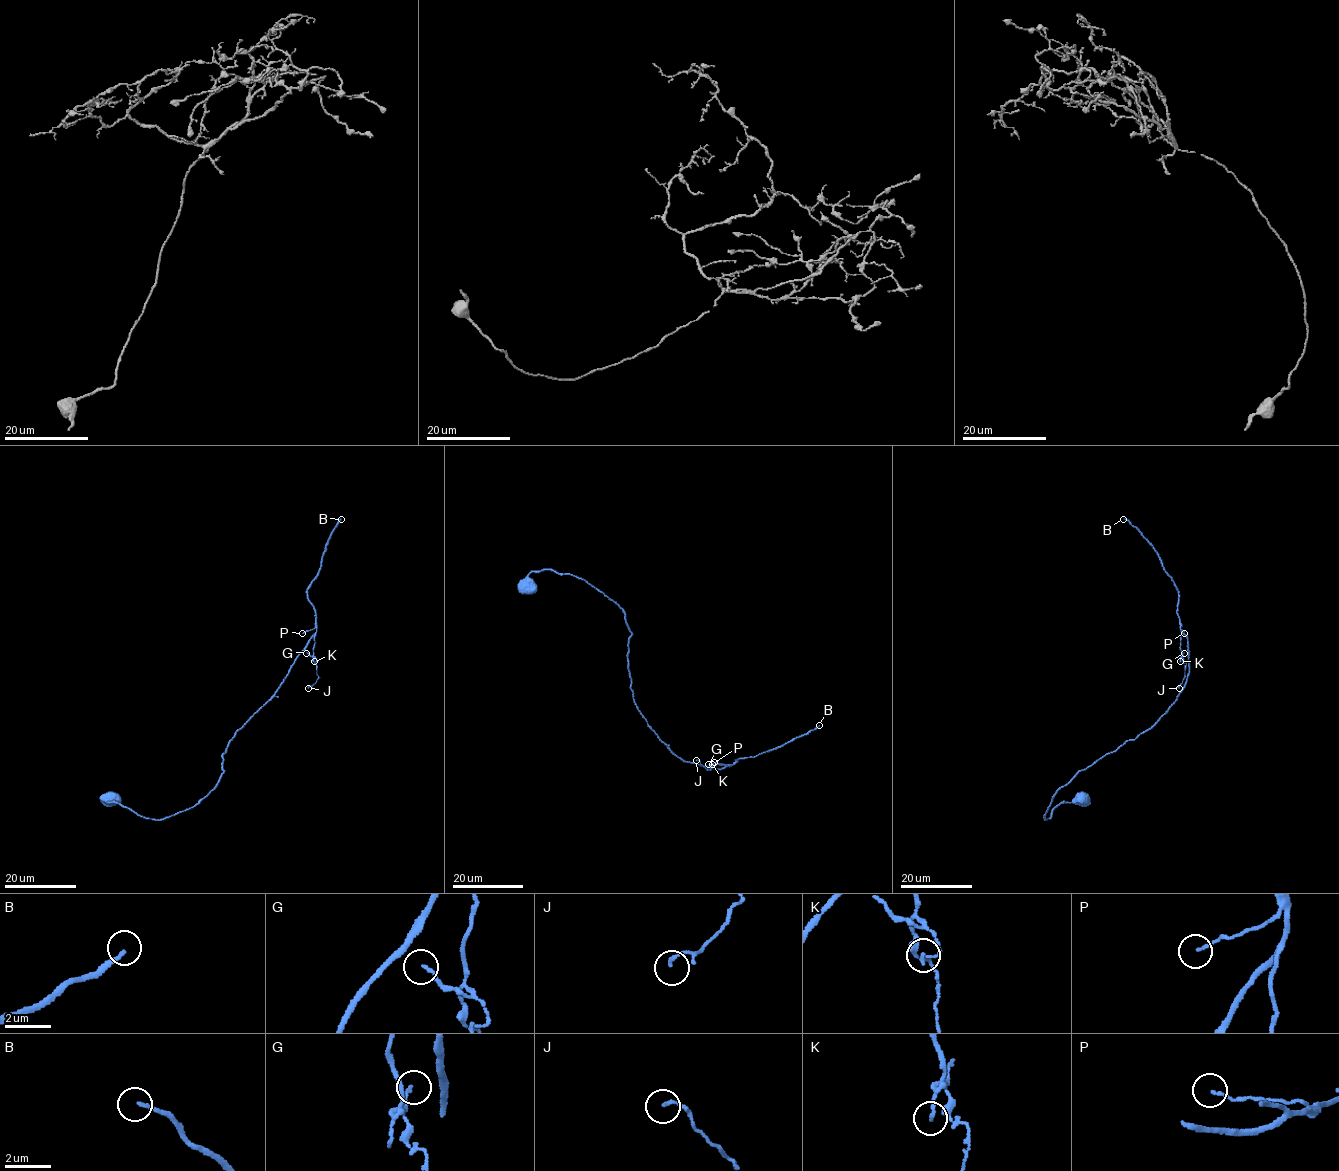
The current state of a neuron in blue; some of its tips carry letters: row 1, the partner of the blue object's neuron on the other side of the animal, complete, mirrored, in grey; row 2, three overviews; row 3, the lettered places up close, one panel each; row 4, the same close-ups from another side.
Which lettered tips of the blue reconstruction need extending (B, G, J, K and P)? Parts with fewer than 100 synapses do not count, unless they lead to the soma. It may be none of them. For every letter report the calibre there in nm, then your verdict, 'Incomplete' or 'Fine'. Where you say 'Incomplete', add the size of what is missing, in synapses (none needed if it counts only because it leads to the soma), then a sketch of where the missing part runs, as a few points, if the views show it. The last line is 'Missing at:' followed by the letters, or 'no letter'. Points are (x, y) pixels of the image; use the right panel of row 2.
B: Thickness 170 nm. Incomplete. Roughly 550 synapses
G: Thickness 70 nm. Fine
J: Thickness 130 nm. Fine
K: Thickness 100 nm. Fine
P: Thickness 100 nm. Fine
Missing at: B

